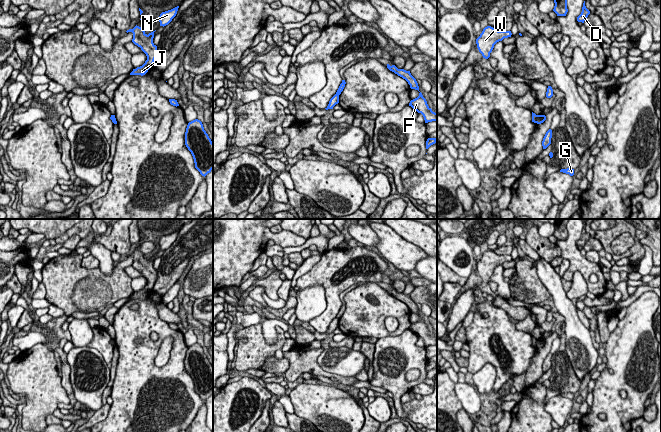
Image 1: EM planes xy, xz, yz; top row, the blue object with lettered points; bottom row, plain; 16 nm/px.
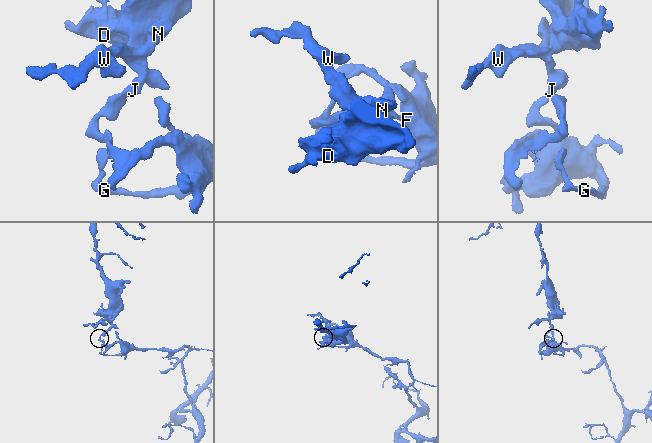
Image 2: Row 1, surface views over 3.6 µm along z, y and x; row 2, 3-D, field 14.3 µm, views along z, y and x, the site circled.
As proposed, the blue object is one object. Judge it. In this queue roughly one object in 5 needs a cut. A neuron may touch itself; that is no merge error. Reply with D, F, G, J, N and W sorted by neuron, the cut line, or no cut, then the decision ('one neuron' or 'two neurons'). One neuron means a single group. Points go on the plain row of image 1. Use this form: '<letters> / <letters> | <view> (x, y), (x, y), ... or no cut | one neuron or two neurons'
D J N W / F G | xz (336, 317), (338, 319) | two neurons

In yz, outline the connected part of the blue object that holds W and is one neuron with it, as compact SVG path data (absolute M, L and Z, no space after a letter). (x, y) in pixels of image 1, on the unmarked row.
M487 250L476 263L477 272L483 282L488 283L494 269L497 266L502 265L504 262L511 261L511 259L511 255L498 255L491 250Z

